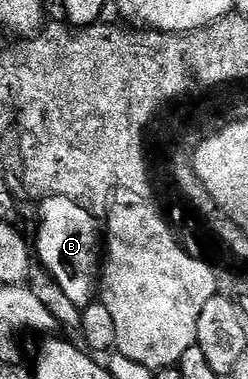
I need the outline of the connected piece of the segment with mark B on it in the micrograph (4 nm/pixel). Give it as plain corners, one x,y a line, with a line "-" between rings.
54,196
53,198
45,197
44,202
40,206
40,227
36,230
36,246
34,242
34,254
38,259
39,265
45,266
47,270
54,276
54,280
62,288
62,292
66,292
66,297
71,300
73,304
78,307
86,307
91,304
92,301
97,297
98,294
98,262
96,266
96,222
92,219
92,214
87,205
81,205
79,202
74,200
66,200
66,196

